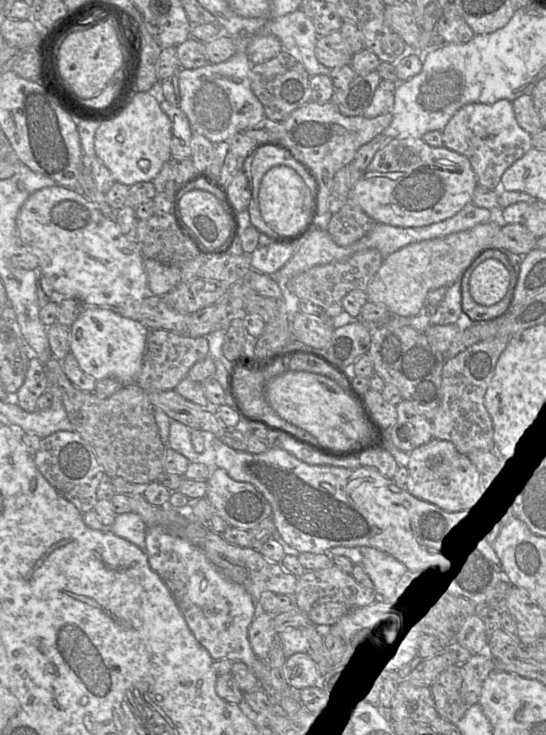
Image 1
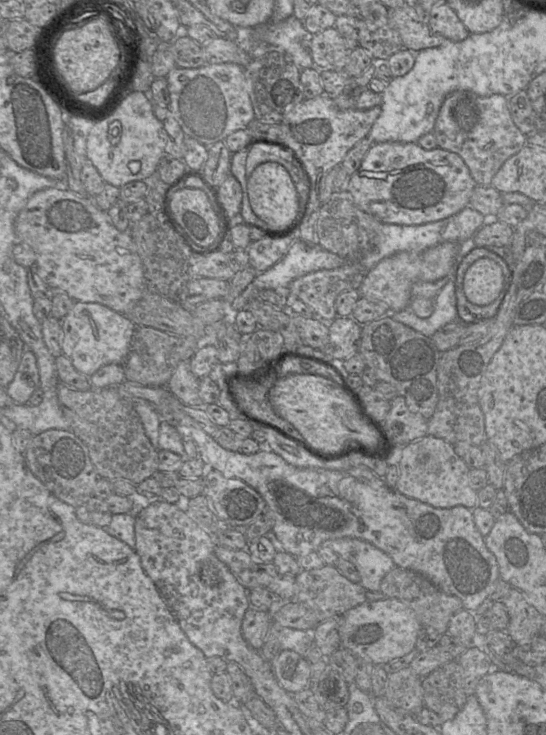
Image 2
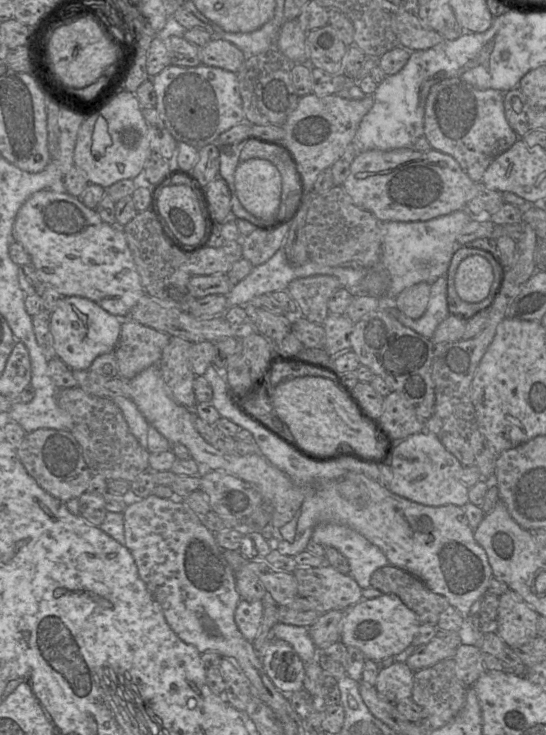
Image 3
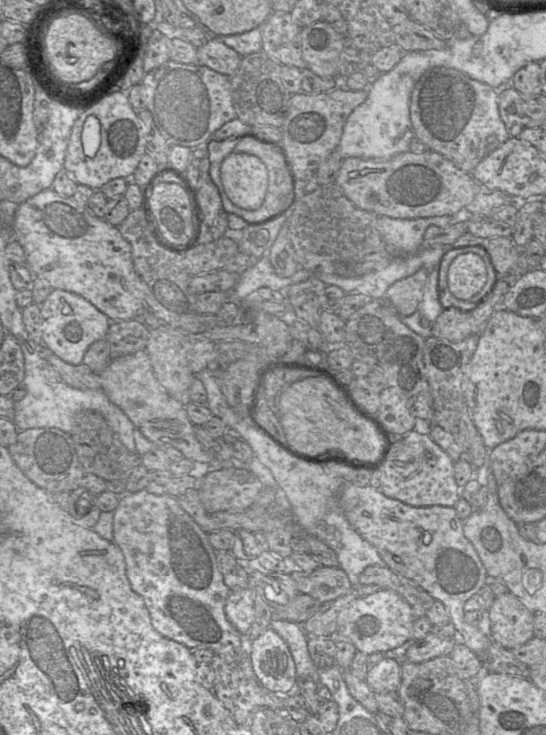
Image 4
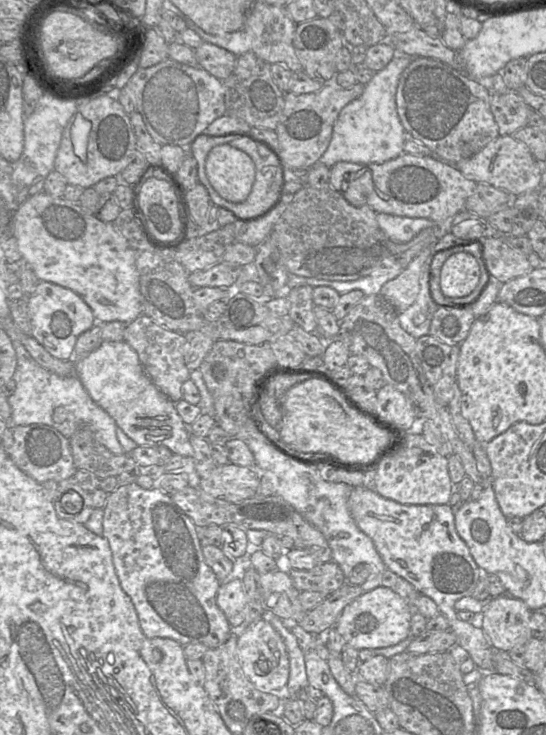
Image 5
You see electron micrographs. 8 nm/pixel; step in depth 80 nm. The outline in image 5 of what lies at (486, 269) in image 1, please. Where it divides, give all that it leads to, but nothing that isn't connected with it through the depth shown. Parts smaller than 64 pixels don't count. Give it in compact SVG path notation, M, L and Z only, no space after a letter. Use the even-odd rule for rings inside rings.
M455 253L443 264L440 273L440 289L444 296L461 298L468 296L480 280L480 265L469 253Z

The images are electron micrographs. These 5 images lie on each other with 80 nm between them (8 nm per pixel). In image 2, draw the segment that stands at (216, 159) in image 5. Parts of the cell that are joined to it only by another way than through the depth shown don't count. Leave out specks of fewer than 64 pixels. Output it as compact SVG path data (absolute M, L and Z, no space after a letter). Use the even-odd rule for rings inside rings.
M265 162L258 165L247 178L247 193L253 212L277 231L285 232L299 221L305 207L300 203L295 184L287 169L277 162Z

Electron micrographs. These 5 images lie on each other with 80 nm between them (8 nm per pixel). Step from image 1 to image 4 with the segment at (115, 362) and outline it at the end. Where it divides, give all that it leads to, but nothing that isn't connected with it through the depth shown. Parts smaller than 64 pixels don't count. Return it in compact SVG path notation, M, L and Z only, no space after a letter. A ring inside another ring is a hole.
M53 289L40 305L43 345L63 361L79 365L90 345L105 338L111 321L92 303L80 295Z

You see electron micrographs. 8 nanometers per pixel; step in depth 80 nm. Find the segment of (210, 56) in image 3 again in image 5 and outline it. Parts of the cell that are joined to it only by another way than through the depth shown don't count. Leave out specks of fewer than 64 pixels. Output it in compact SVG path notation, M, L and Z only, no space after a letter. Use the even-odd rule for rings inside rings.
M203 42L194 51L198 66L221 81L226 81L235 69L237 56L224 48Z

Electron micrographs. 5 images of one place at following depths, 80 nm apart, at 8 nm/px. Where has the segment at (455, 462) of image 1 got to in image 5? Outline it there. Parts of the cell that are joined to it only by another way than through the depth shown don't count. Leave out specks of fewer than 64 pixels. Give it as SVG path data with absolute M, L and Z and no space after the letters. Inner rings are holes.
M406 434L400 448L384 458L375 474L376 492L403 505L446 505L454 491L448 472L448 459L440 455L422 435Z

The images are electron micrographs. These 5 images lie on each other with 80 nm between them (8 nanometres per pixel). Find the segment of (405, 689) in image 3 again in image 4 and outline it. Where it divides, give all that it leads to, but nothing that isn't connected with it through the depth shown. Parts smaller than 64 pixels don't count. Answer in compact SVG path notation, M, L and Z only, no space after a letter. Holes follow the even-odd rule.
M384 658L368 669L365 682L374 693L397 693L401 684L401 661Z

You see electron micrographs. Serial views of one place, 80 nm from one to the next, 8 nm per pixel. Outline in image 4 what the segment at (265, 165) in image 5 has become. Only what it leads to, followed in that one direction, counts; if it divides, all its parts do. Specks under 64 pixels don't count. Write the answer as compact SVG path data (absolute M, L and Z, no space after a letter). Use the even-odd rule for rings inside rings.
M245 138L239 141L235 146L235 152L242 152L249 155L257 156L266 165L268 170L268 184L265 193L264 202L257 210L245 210L234 205L227 197L224 189L218 189L222 200L223 211L225 213L232 213L247 221L249 224L257 224L268 222L277 216L281 215L281 210L290 194L295 194L296 181L289 168L286 158L286 152L282 149L266 144L262 144L252 138Z

